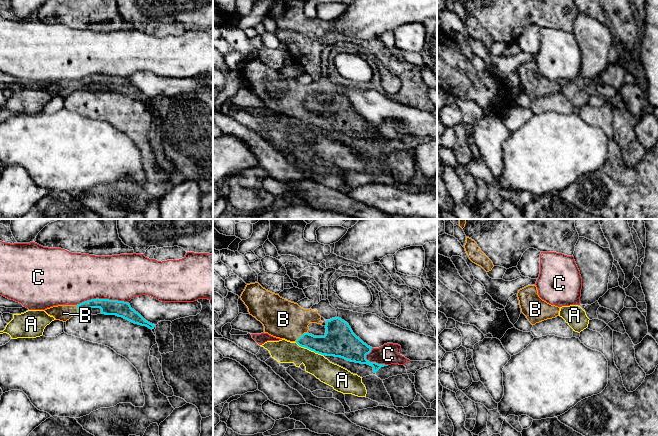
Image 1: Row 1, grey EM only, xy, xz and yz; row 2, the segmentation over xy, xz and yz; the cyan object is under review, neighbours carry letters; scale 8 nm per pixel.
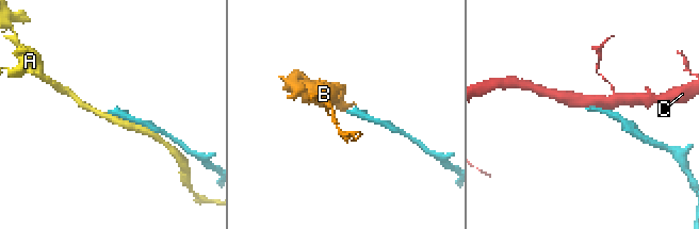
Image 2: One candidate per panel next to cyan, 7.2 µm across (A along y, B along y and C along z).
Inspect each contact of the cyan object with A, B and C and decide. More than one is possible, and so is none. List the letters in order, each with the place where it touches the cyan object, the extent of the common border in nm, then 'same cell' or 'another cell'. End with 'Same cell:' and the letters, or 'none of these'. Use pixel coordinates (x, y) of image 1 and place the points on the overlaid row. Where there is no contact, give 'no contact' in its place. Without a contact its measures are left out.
A: meets cyan in xz at (309, 349); contact 240 nm long; another cell
B: meets cyan in xz at (300, 336); contact 120 nm long; same cell
C: meets cyan in xy at (101, 299); contact 420 nm long; another cell
Same cell: B

